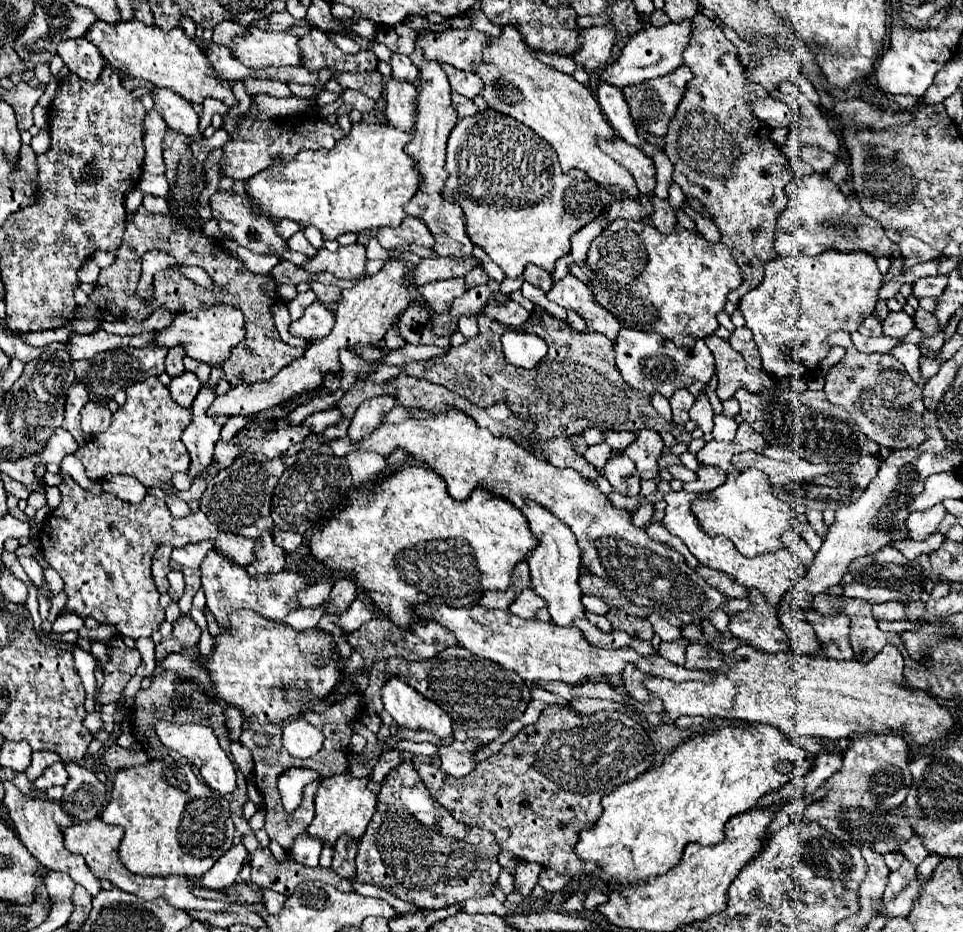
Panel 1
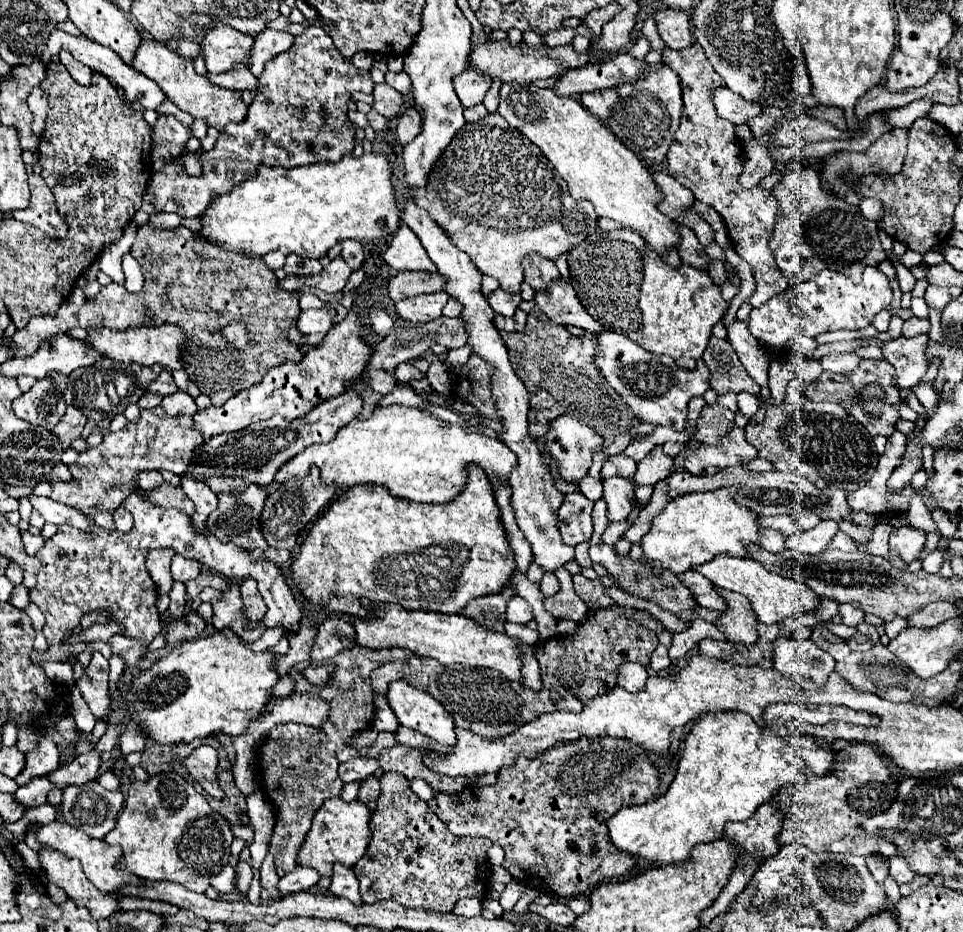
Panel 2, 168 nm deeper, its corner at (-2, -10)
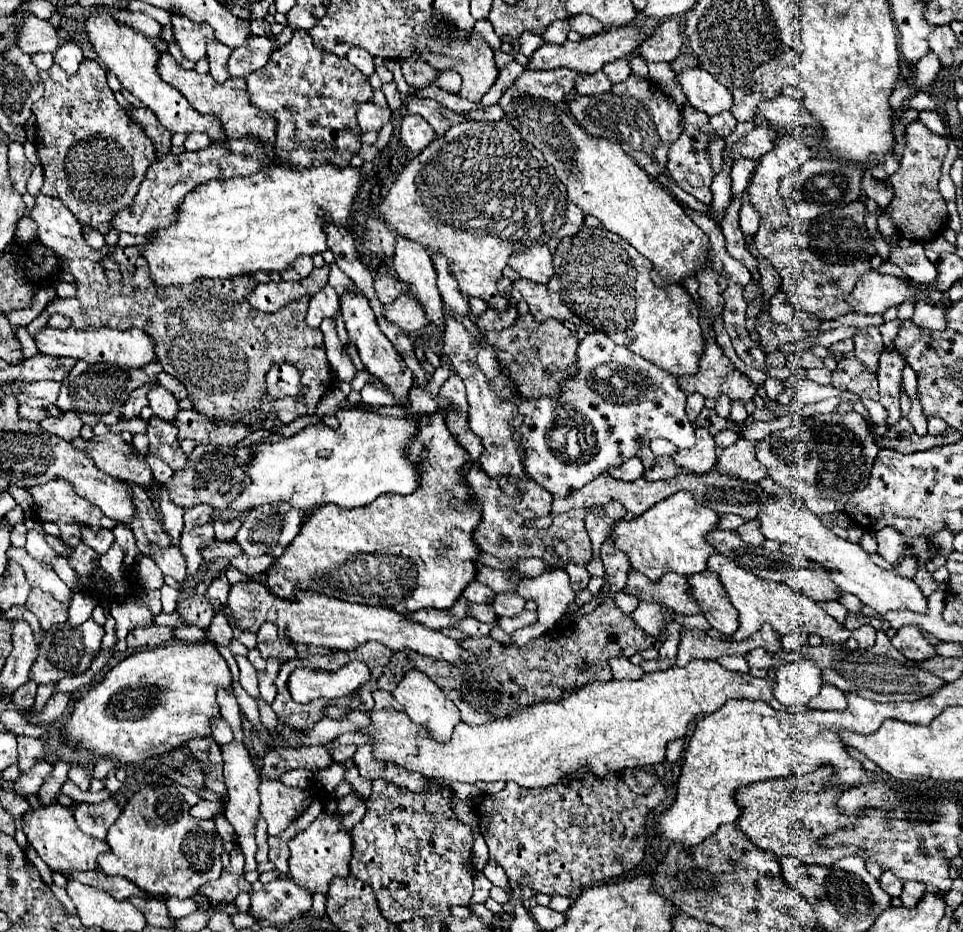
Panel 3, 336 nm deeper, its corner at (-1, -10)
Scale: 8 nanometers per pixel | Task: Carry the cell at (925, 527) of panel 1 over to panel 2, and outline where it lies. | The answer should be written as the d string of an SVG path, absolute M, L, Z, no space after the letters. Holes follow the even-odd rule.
M902 526L892 530L888 544L892 554L896 554L902 562L910 564L912 560L916 560L916 556L924 548L924 542L926 542L926 532L912 526Z

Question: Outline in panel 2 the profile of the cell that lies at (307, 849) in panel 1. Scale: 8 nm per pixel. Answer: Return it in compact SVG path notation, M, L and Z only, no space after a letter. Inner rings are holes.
M296 866L290 874L286 874L278 880L278 892L282 896L294 894L294 892L306 892L308 888L318 884L318 880L320 880L320 876L314 874L314 870L310 870L306 866Z

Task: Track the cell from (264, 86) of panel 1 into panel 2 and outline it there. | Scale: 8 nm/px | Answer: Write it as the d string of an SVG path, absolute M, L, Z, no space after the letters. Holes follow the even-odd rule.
M234 66L232 70L220 72L220 74L208 74L208 78L216 86L224 86L230 90L256 90L258 86L258 78L252 76L248 68L242 68L242 66Z

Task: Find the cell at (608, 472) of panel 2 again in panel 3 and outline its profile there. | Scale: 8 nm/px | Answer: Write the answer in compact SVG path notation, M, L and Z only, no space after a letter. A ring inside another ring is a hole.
M629 458L629 460L623 462L621 466L609 468L607 474L613 476L613 478L617 478L617 480L627 480L627 482L631 482L631 480L641 478L641 476L643 476L643 470L645 470L645 468L643 468L643 464L641 464L639 458Z

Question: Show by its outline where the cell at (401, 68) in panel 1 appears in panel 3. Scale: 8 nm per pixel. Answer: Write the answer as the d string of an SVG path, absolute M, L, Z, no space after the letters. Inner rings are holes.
M387 82L387 84L381 86L381 90L383 90L385 98L387 98L389 108L391 108L391 110L399 110L399 108L401 108L401 94L399 94L399 90L397 90L397 84L395 84L395 82Z

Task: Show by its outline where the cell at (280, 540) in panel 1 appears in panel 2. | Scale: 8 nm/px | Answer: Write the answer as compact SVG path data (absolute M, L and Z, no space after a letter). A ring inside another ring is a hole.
M270 548L270 550L264 552L264 558L268 558L272 564L280 566L280 564L284 564L286 560L290 560L290 552L288 552L288 550L276 550L276 548Z

